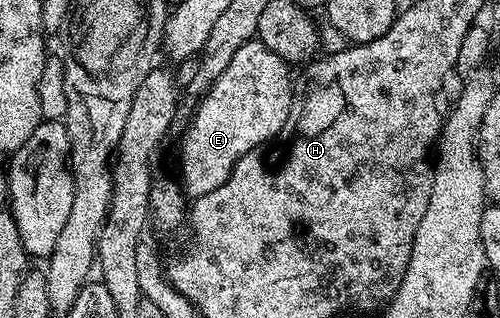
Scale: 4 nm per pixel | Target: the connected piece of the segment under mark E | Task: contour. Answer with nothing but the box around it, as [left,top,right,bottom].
[180,43,296,197]

